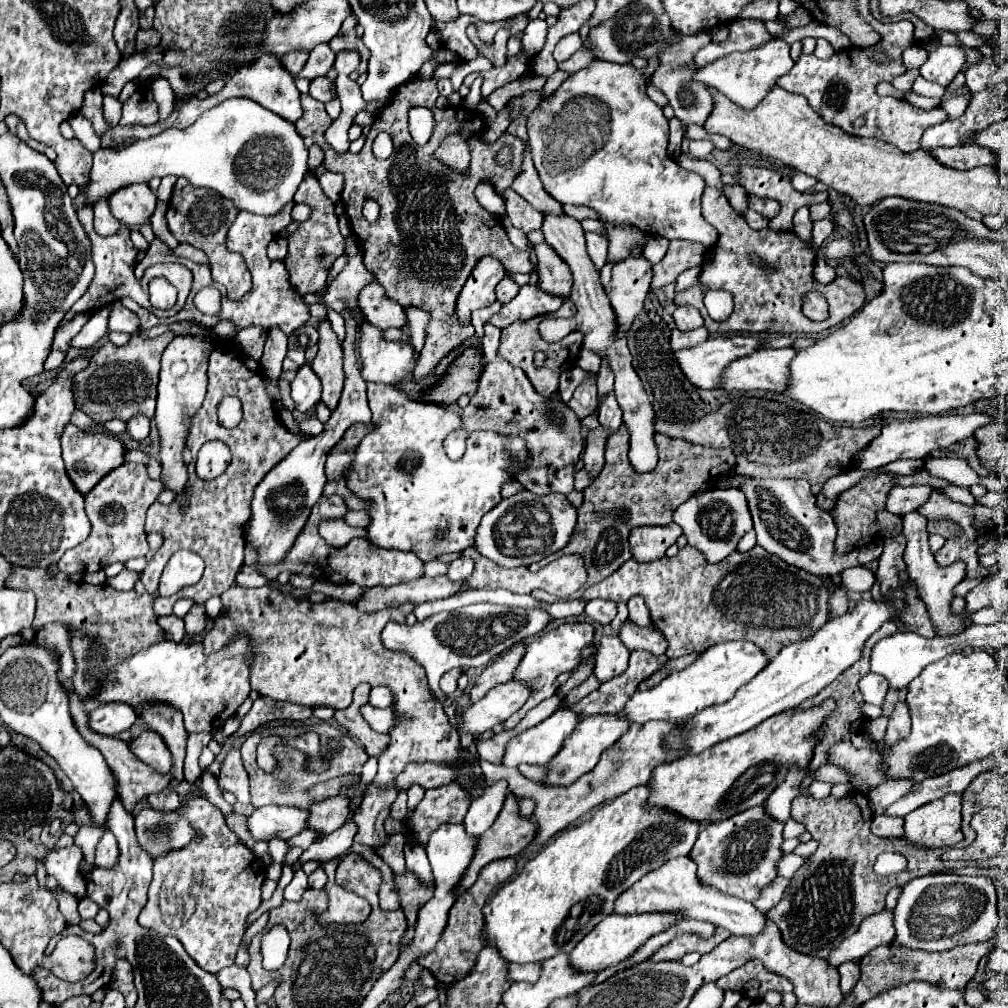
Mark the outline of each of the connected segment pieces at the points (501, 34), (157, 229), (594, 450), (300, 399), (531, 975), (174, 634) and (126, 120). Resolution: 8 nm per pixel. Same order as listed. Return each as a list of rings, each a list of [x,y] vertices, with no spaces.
[[[469,26],[469,28],[467,28],[467,36],[469,36],[469,40],[475,44],[475,48],[479,50],[479,54],[485,56],[487,60],[491,60],[493,66],[503,66],[503,64],[507,62],[507,40],[509,40],[509,36],[511,36],[509,30],[505,30],[505,28],[499,30],[499,32],[495,34],[493,46],[487,46],[487,48],[485,48],[485,44],[477,38],[475,26]]]
[[[159,202],[159,204],[157,204],[157,210],[155,210],[153,218],[151,218],[151,228],[153,228],[155,236],[159,236],[159,240],[161,240],[163,244],[167,244],[169,248],[175,248],[179,242],[175,240],[175,236],[171,236],[169,228],[167,228],[167,218],[165,218],[165,212],[167,212],[167,206]]]
[[[601,426],[597,430],[589,430],[587,436],[587,446],[583,452],[583,468],[591,478],[597,478],[601,468],[603,468],[603,452],[605,452],[605,442],[607,442],[609,432],[603,430]]]
[[[301,366],[297,378],[291,384],[291,398],[295,402],[295,410],[307,412],[321,400],[321,382],[311,366]]]
[[[539,962],[535,964],[511,964],[507,970],[507,980],[531,980],[535,982],[539,978]]]
[[[161,616],[159,618],[159,626],[171,636],[171,640],[175,640],[175,642],[183,642],[183,636],[185,636],[185,632],[183,632],[183,620],[181,618],[177,618],[177,616]]]
[[[135,92],[123,106],[123,116],[121,116],[121,126],[127,124],[141,124],[141,126],[151,126],[159,118],[157,114],[157,104],[153,100],[151,92]]]

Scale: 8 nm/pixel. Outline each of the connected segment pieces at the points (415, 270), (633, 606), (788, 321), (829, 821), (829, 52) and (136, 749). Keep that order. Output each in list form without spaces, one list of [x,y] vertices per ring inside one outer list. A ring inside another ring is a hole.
[[[411,78],[385,106],[385,114],[375,116],[371,132],[359,154],[345,152],[337,156],[333,152],[324,139],[326,123],[331,123],[332,120],[325,112],[325,104],[311,98],[309,94],[301,96],[305,114],[299,122],[295,122],[295,128],[303,138],[311,137],[325,151],[327,168],[345,176],[341,200],[351,220],[351,230],[361,244],[365,266],[375,272],[379,284],[385,288],[391,300],[399,302],[405,308],[417,306],[429,312],[431,318],[435,318],[435,328],[425,330],[425,348],[421,350],[421,356],[413,370],[415,382],[429,376],[449,352],[461,348],[475,334],[475,328],[471,324],[459,324],[455,312],[455,296],[459,288],[463,288],[479,258],[487,254],[495,256],[511,272],[531,274],[533,270],[533,264],[529,260],[533,246],[529,250],[517,250],[509,242],[501,220],[481,208],[473,194],[477,184],[483,180],[491,182],[499,194],[511,186],[511,182],[519,174],[519,150],[523,150],[523,142],[519,142],[519,138],[515,136],[509,138],[507,134],[503,134],[493,146],[485,144],[481,140],[481,132],[463,132],[459,128],[459,108],[437,108],[437,96],[437,78]],[[411,106],[433,106],[435,130],[425,146],[415,144],[409,134],[407,114]],[[379,132],[387,132],[393,138],[395,150],[387,160],[377,160],[371,150],[373,140]],[[447,132],[463,132],[467,136],[467,144],[471,144],[473,158],[469,168],[471,172],[467,176],[457,176],[457,172],[451,172],[445,164],[431,160],[435,144],[439,144],[439,140],[447,136]],[[503,146],[511,146],[511,164],[501,166],[497,164],[495,154]],[[367,198],[373,198],[379,204],[377,222],[367,222],[361,214],[363,200]]]
[[[633,596],[627,602],[629,619],[640,627],[647,627],[652,624],[650,612],[645,605],[643,596]]]
[[[705,188],[703,192],[703,218],[713,224],[719,232],[719,240],[707,250],[705,262],[701,266],[699,284],[687,288],[685,292],[675,296],[675,304],[691,304],[695,306],[701,316],[705,318],[705,328],[711,334],[727,334],[727,332],[781,332],[781,334],[821,334],[837,324],[841,324],[845,318],[853,316],[863,304],[865,304],[865,292],[863,286],[853,278],[835,278],[829,284],[819,284],[813,278],[813,266],[815,266],[815,252],[799,240],[795,232],[775,232],[771,228],[763,230],[751,230],[745,222],[745,218],[731,208],[727,198],[715,190]],[[751,254],[763,258],[767,264],[773,264],[775,270],[765,272],[759,266],[751,264]],[[703,288],[707,290],[727,290],[733,294],[735,310],[731,318],[723,322],[715,322],[705,306],[703,306]],[[809,290],[819,290],[825,294],[829,302],[829,318],[825,322],[811,322],[801,312],[801,296]]]
[[[853,790],[849,796],[839,800],[833,796],[823,800],[815,800],[813,796],[805,794],[797,796],[791,806],[791,816],[813,834],[819,846],[815,854],[811,854],[795,872],[787,892],[783,894],[783,900],[769,912],[769,916],[781,928],[785,944],[801,954],[827,958],[843,938],[857,932],[865,918],[879,914],[885,908],[885,896],[891,888],[907,884],[921,874],[963,868],[959,862],[939,860],[941,850],[937,848],[915,846],[905,838],[885,840],[871,834],[871,808],[867,796],[861,790]],[[887,844],[889,850],[907,858],[907,868],[893,876],[877,876],[873,872],[873,864],[877,856],[887,850]]]
[[[819,38],[816,41],[815,56],[819,59],[827,60],[835,53],[832,45],[825,39]]]
[[[151,730],[143,732],[139,738],[135,738],[129,744],[129,748],[139,760],[149,764],[157,772],[169,772],[171,770],[171,754],[167,752],[167,746],[163,744],[163,738],[159,734],[155,734]]]

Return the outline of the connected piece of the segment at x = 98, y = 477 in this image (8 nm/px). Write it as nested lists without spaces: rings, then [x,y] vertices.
[[[71,422],[65,426],[61,434],[61,446],[63,446],[63,462],[65,462],[65,472],[69,480],[75,484],[75,488],[85,496],[91,492],[95,484],[99,484],[111,470],[115,470],[119,464],[123,464],[123,454],[127,446],[117,440],[115,436],[103,434],[103,432],[85,432]]]

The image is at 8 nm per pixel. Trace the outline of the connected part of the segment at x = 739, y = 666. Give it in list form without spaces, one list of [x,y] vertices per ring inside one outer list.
[[[751,642],[715,644],[699,654],[693,664],[679,672],[671,672],[671,676],[661,680],[657,686],[645,692],[635,692],[625,708],[619,712],[619,716],[625,716],[633,724],[645,724],[651,720],[681,722],[711,704],[723,704],[723,700],[729,700],[739,686],[747,684],[747,680],[751,680],[751,676],[755,676],[755,672],[765,666],[765,654]]]

